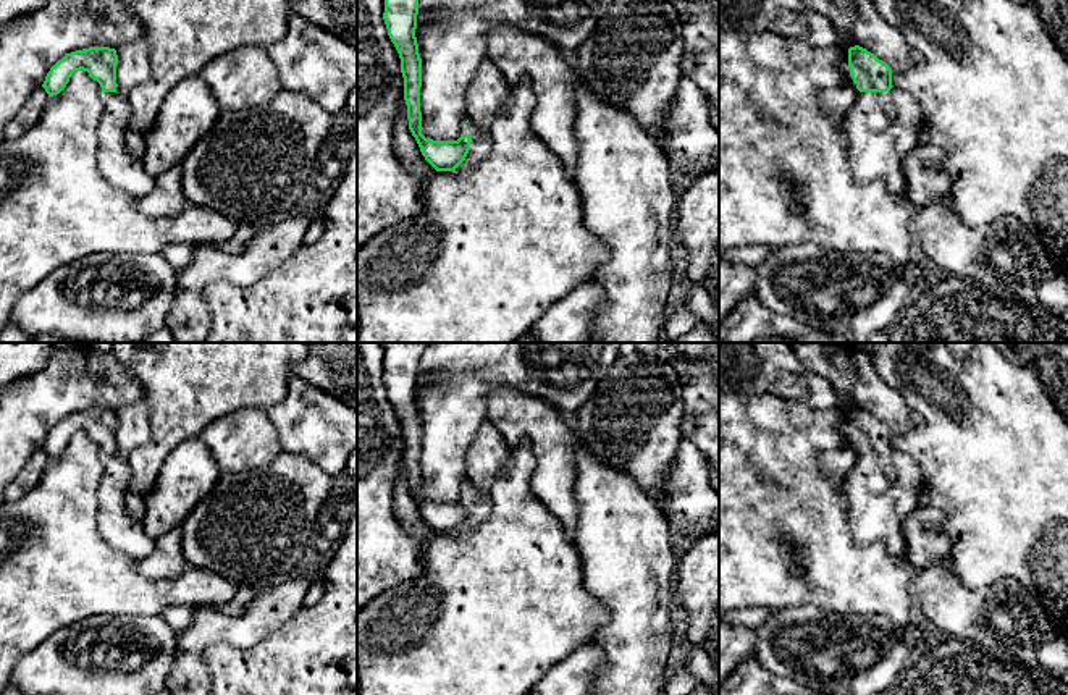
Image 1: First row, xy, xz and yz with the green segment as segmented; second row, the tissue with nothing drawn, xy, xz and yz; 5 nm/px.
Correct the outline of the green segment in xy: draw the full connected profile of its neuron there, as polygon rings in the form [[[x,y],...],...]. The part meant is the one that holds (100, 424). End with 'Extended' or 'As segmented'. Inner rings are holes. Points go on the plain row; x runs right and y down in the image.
[[[89,409],[76,412],[66,415],[50,430],[42,449],[48,459],[53,459],[81,432],[87,433],[100,446],[103,480],[97,493],[99,530],[110,546],[141,561],[153,551],[155,540],[145,535],[142,522],[137,522],[128,511],[126,495],[132,472],[128,461],[116,454],[116,427],[118,417],[115,411]]]. Extended

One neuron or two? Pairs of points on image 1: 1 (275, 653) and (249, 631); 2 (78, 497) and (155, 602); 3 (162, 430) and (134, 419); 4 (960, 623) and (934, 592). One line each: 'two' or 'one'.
1: two
2: one
3: two
4: one

